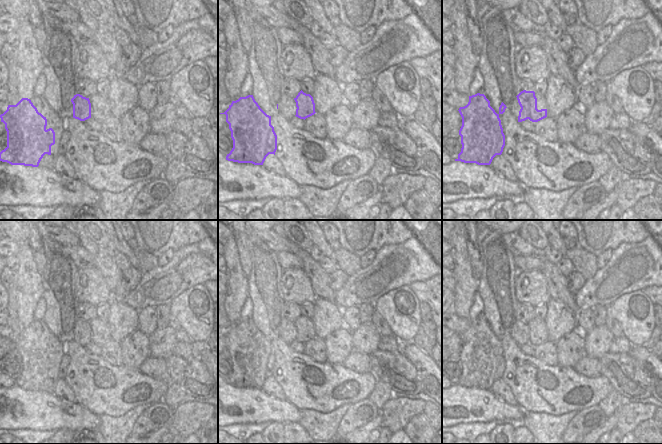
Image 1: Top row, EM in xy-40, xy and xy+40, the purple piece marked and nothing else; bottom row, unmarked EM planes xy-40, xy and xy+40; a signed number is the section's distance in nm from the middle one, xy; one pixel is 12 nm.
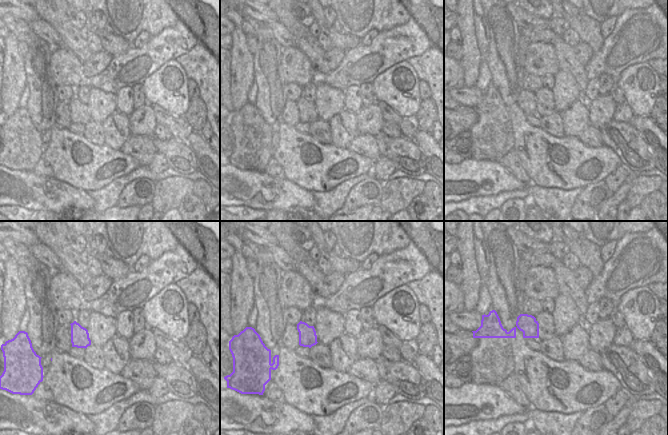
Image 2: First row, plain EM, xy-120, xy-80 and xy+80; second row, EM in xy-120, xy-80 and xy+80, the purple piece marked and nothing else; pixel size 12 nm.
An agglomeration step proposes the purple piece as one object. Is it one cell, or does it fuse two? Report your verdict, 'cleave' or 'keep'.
cleave

